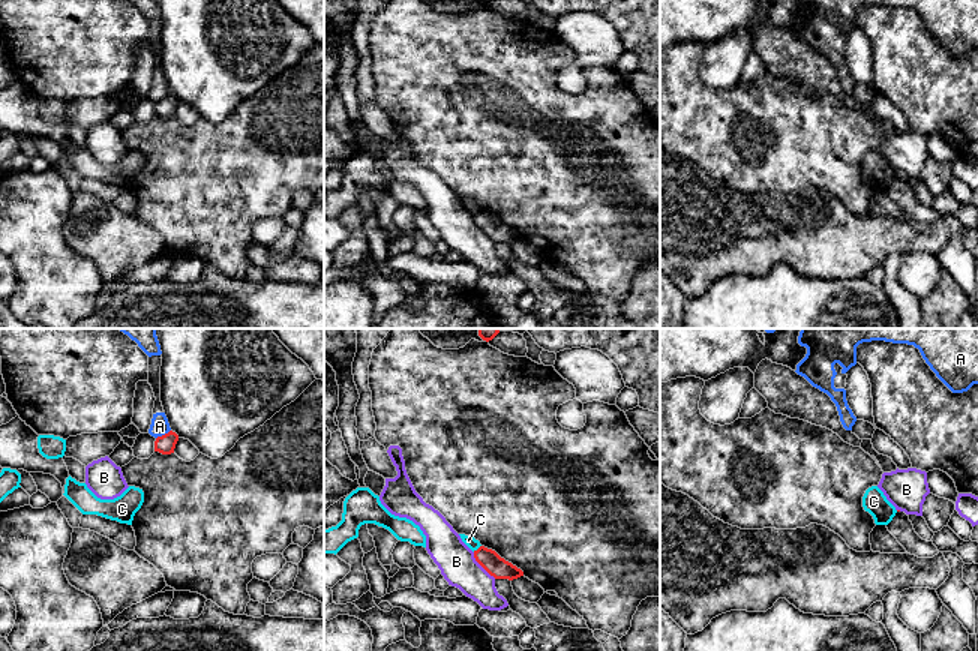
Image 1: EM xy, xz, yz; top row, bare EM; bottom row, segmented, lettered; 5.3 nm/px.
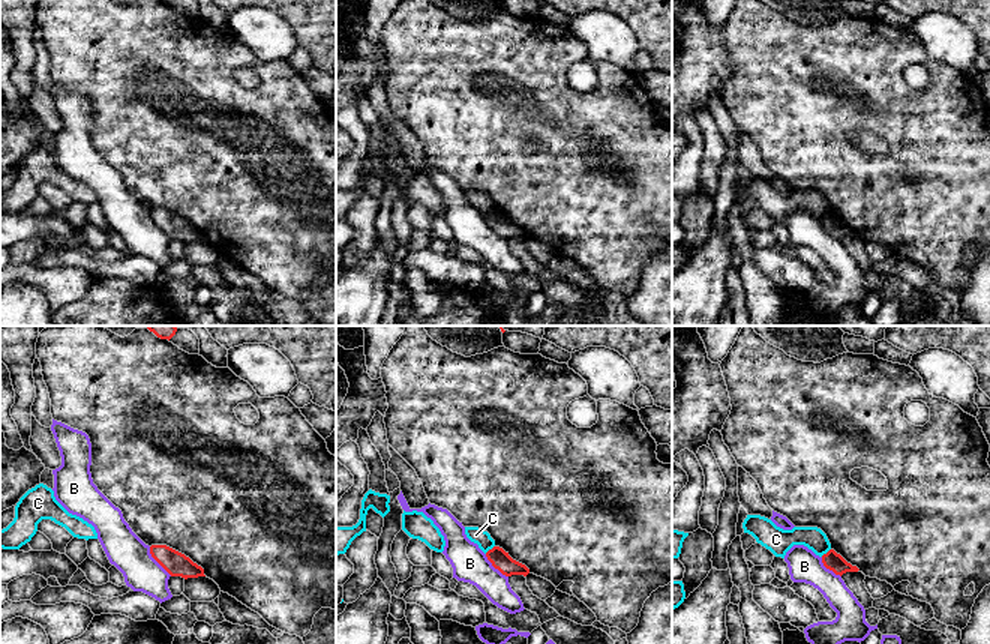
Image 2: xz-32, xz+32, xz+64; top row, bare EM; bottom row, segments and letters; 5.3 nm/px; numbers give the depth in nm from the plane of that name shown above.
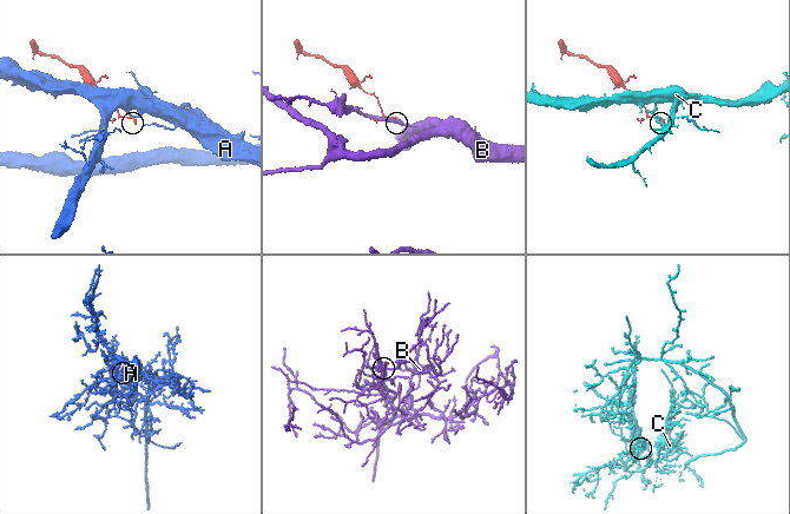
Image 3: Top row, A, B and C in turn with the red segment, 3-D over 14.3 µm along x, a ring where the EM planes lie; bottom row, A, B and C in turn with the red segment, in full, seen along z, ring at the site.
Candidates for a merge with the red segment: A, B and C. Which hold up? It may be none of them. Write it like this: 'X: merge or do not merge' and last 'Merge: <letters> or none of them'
A: do not merge
B: do not merge
C: do not merge
Merge: none of them

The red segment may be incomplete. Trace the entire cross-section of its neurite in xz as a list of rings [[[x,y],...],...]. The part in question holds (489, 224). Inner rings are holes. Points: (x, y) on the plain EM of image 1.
[[[480,210],[474,214],[476,225],[495,243],[518,243],[524,236],[512,226],[501,222],[495,214]]]

